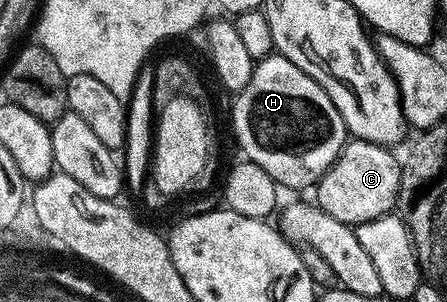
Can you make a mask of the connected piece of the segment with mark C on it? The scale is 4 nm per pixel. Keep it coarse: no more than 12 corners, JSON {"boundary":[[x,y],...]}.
{"boundary":[[349,139],[314,186],[330,218],[357,225],[400,199],[391,147]]}

